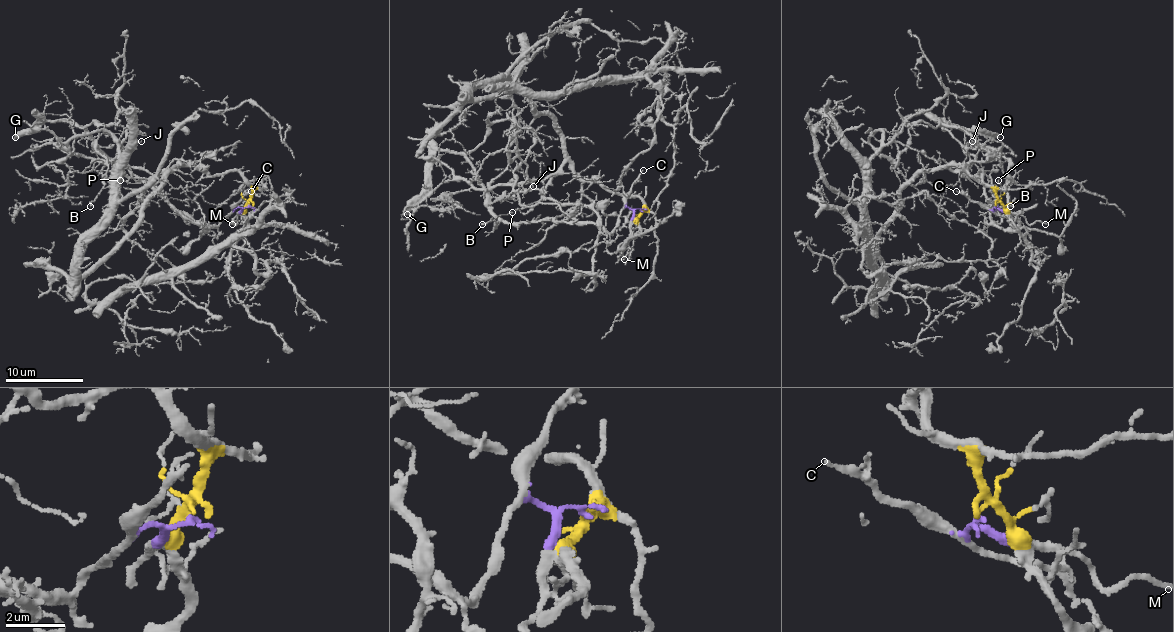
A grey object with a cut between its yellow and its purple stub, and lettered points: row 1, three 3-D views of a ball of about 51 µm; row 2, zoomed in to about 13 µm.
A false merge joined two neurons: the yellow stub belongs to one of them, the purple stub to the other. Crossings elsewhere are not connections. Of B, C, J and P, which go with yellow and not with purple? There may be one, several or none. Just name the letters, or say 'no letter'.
J

